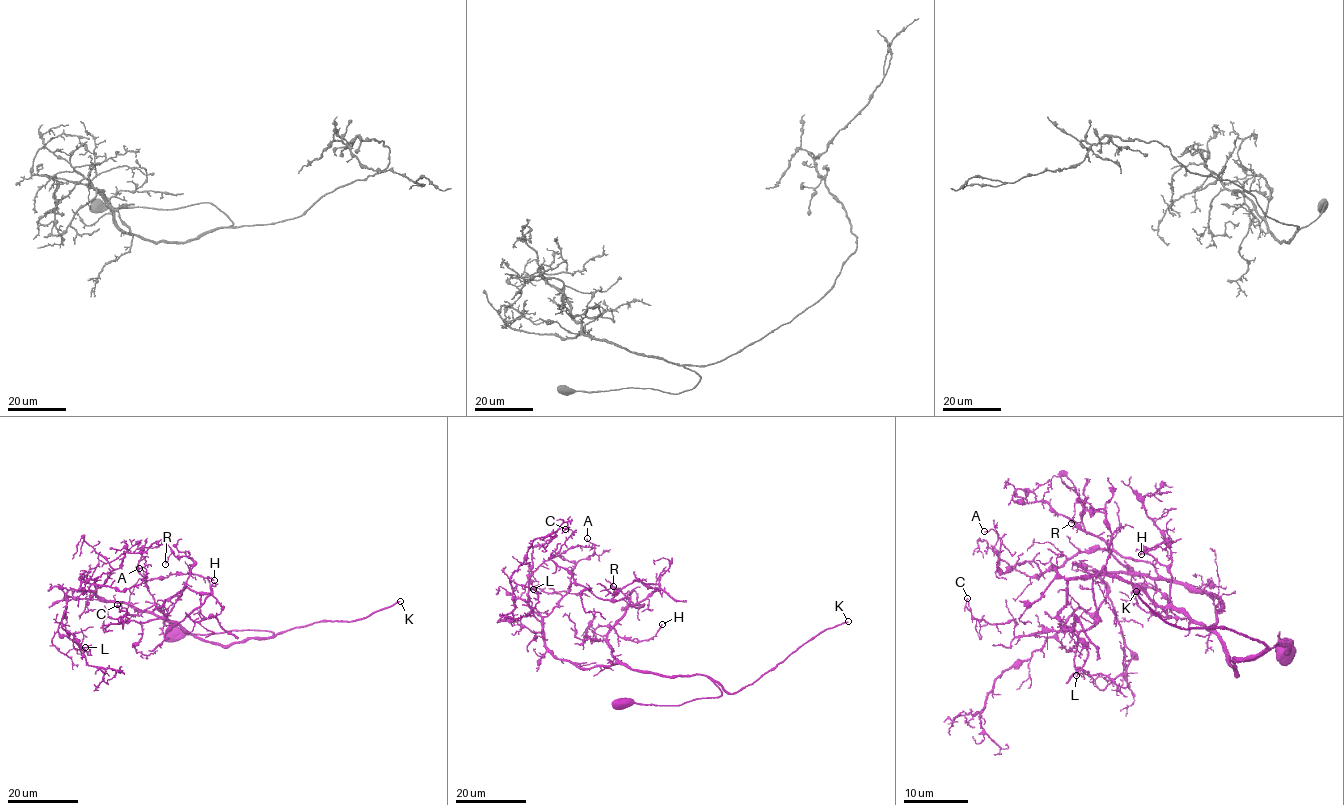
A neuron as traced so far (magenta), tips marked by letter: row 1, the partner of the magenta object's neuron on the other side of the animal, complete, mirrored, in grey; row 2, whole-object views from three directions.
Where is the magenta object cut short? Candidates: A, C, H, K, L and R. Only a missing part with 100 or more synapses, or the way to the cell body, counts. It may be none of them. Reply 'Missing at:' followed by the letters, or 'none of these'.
Missing at: K

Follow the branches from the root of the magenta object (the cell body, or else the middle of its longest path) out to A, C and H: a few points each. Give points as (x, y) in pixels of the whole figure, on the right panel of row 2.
A: (1286, 648), (1234, 659), (1236, 672), (1212, 594), (1105, 549), (1001, 572), (1000, 538), (984, 531)
C: (1286, 648), (1236, 672), (1210, 630), (1118, 577), (1092, 578), (1079, 632), (1016, 636), (967, 598)
H: (1286, 648), (1234, 659), (1236, 672), (1225, 644), (1171, 602), (1168, 568), (1144, 551), (1173, 541), (1141, 554)

